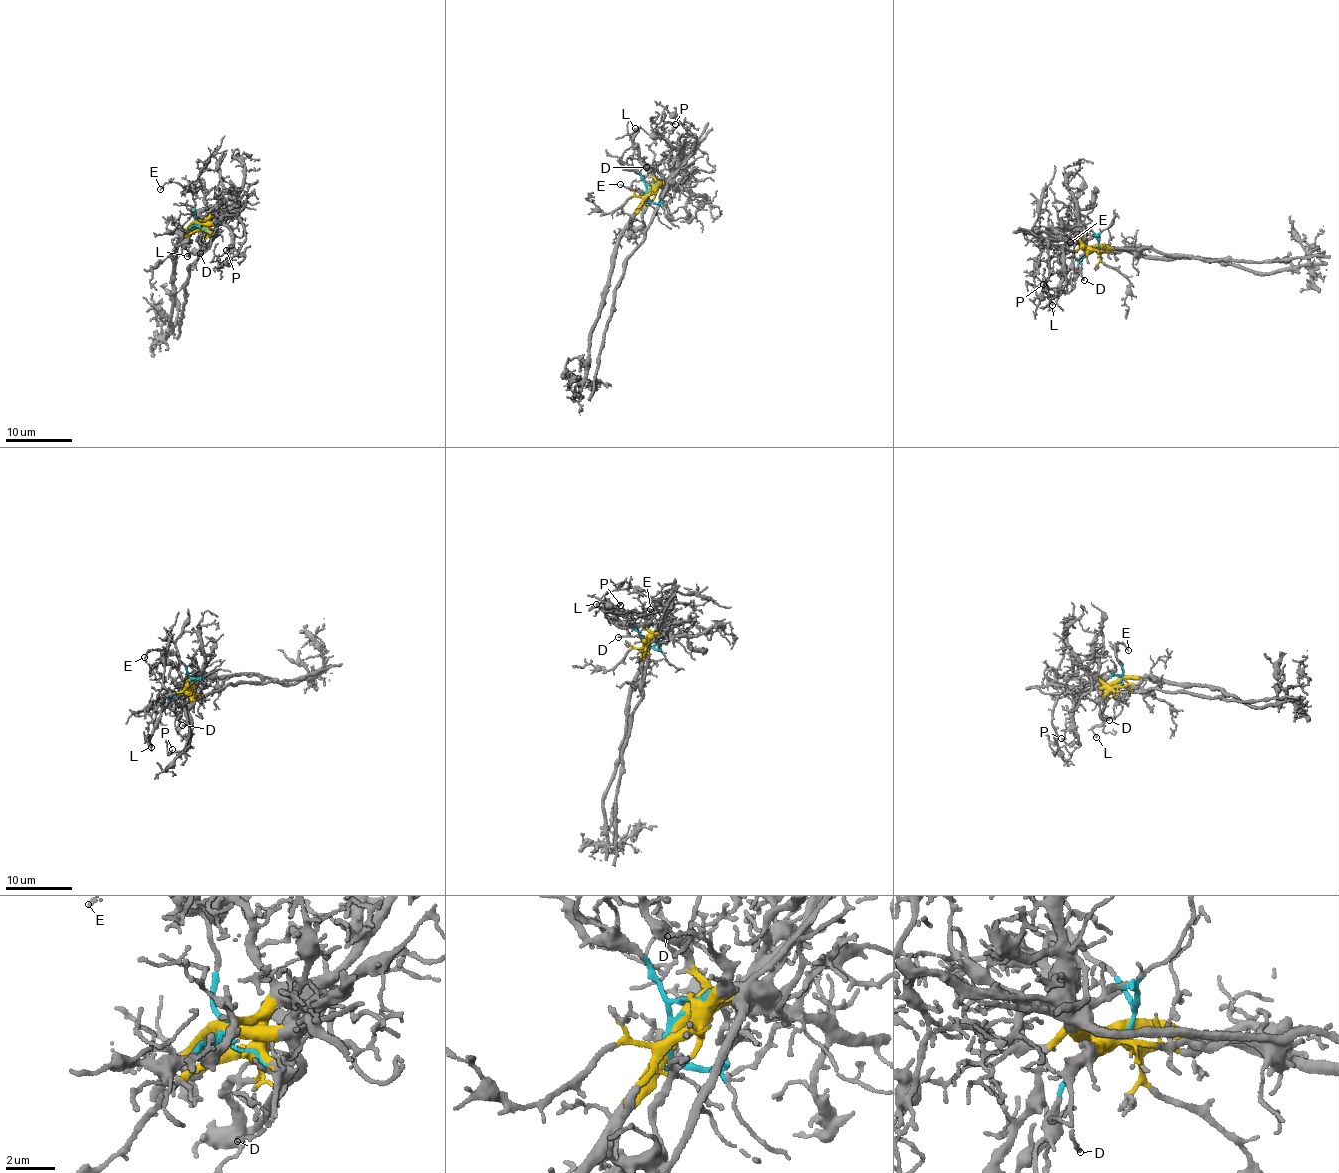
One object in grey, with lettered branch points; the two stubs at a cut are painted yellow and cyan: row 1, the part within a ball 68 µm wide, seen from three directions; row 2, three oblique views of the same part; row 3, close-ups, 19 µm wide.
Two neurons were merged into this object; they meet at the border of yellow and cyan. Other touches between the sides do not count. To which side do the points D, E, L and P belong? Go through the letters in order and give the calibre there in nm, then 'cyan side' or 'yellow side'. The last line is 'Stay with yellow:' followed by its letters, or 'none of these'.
D: 100 nm | yellow side
E: 100 nm | cyan side
L: 130 nm | yellow side
P: 100 nm | yellow side
Stay with yellow: D, L, P

